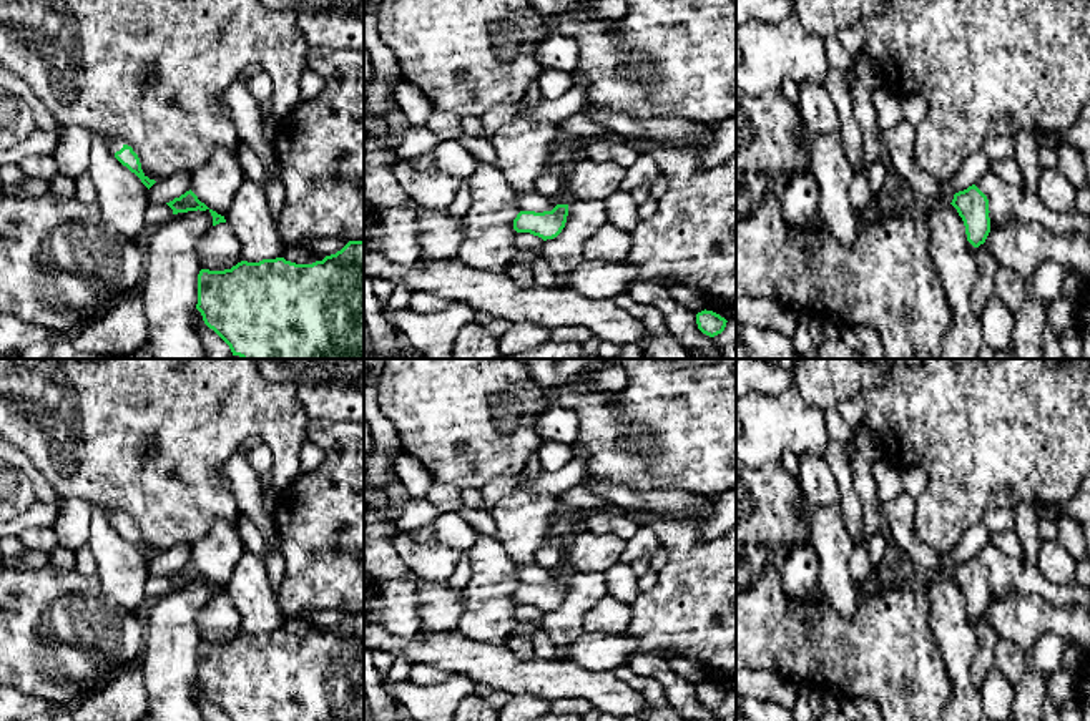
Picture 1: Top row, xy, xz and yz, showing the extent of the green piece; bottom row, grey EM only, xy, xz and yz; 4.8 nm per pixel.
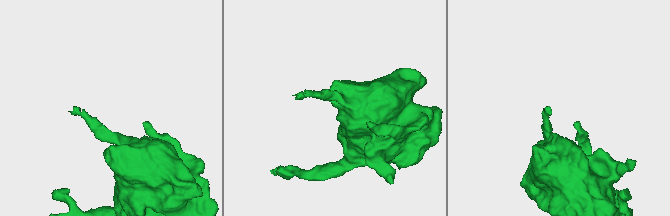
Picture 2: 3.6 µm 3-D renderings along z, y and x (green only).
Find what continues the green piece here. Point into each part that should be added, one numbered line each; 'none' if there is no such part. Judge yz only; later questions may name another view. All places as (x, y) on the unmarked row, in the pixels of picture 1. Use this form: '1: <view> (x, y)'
none

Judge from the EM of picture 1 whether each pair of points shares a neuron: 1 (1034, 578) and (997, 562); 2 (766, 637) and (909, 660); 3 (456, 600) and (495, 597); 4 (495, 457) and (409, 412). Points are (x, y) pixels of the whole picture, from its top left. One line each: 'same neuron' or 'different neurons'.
1: same neuron
2: same neuron
3: different neurons
4: same neuron

